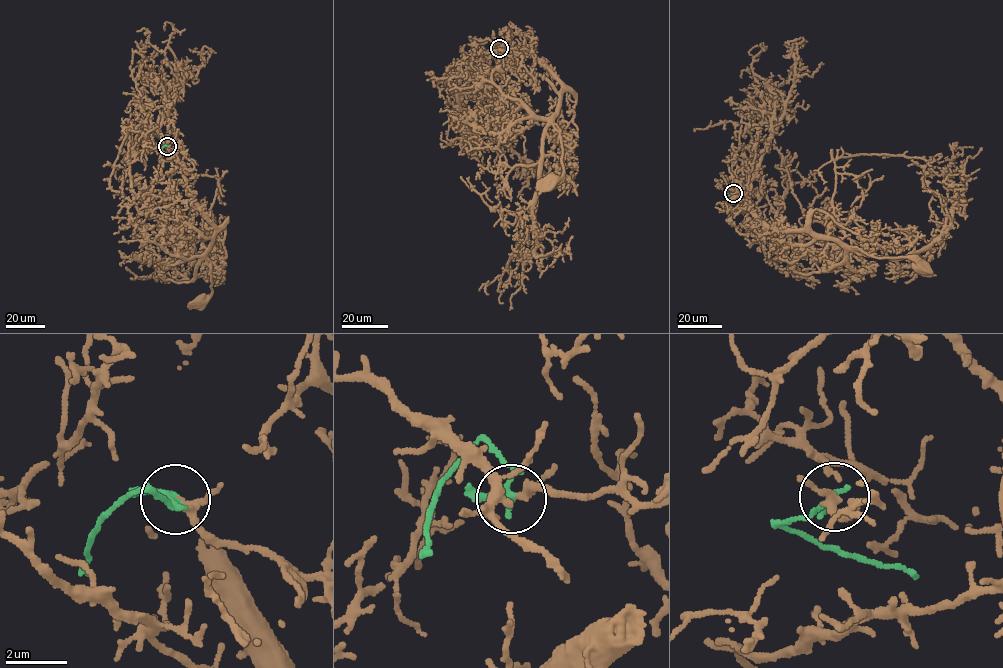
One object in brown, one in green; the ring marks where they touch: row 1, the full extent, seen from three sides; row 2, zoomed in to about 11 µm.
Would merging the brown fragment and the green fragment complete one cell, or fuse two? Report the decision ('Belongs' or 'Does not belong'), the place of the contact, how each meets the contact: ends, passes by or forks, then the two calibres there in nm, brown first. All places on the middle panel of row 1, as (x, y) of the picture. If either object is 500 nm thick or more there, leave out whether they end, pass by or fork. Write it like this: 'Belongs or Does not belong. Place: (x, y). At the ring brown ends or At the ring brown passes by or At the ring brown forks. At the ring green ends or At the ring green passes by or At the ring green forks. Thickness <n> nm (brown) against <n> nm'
Belongs. Place: (499, 48). At the ring brown passes by. At the ring green passes by. Thickness 200 nm (brown) against 180 nm

